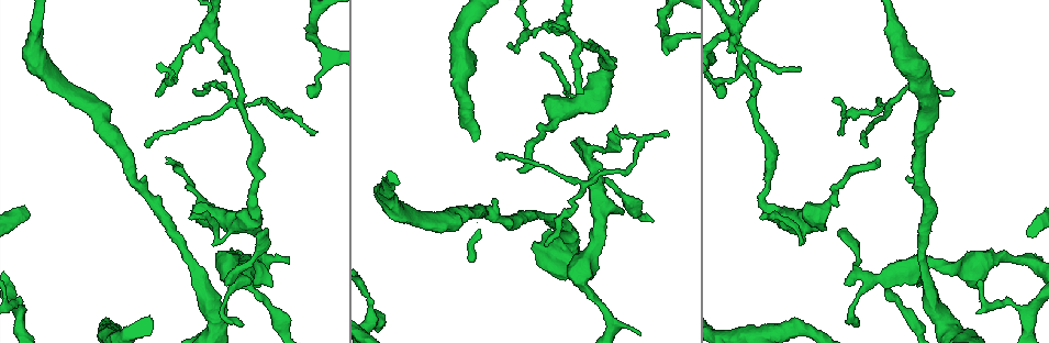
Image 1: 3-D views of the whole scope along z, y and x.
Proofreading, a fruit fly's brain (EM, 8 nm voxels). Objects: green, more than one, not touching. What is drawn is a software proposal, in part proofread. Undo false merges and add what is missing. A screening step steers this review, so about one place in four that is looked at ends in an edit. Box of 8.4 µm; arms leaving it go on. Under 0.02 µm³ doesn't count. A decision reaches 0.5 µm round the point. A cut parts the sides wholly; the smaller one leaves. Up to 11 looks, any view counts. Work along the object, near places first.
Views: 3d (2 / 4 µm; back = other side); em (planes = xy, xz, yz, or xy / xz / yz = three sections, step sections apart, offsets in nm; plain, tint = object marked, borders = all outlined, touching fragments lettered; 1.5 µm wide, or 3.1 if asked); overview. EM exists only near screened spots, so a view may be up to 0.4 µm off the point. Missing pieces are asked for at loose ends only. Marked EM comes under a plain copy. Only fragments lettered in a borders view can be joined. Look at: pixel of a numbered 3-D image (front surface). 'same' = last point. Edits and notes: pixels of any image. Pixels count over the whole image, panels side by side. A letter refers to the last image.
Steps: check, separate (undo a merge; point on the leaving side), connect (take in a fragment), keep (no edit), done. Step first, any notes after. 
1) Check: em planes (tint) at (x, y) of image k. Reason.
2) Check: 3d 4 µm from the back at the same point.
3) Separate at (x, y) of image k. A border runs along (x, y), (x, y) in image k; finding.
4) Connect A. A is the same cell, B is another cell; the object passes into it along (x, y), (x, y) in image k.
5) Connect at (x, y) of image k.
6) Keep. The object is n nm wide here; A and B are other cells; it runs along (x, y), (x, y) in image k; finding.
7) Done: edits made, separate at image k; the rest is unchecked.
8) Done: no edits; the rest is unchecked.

Check: em xz step 8 (borders) at (190, 217) of image 1. An open end.

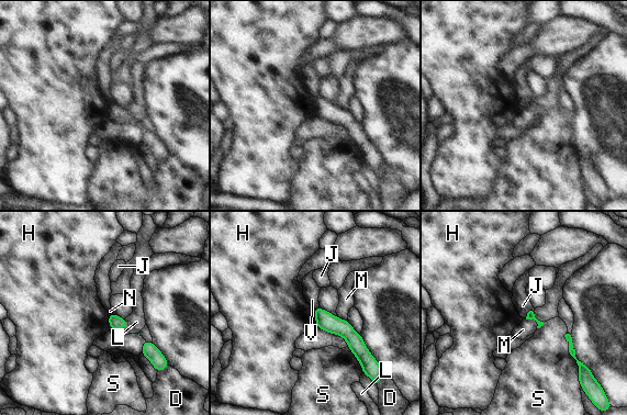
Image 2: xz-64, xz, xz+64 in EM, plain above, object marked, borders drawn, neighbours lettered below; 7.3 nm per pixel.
Keep. The longest contact is with S, 300 nm; D, H, J, L, M, N, S and V are other cells; no lettered fragment goes on from it.

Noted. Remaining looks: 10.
Check: em xz step 4 (tint) at (518, 171) of image 1. Long arm stops here.

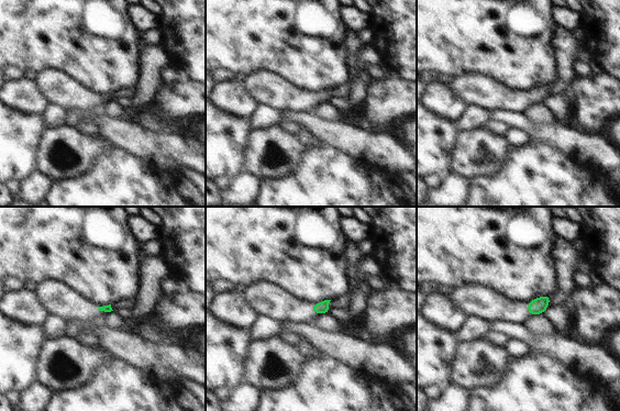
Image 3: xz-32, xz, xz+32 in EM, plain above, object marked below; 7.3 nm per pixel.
Check: em planes (borders) at the same point.

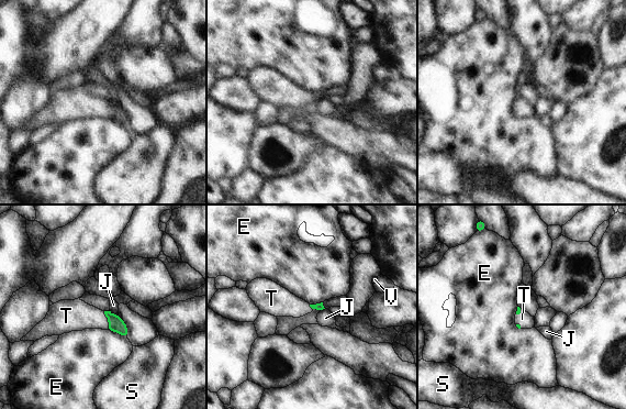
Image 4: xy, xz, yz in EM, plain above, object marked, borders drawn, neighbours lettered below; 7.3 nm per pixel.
Connect T. T is the same cell, E, J, S and V are other cells; the object passes into it along (115, 323), (109, 320), (76, 314) in image 4; the cell continues.

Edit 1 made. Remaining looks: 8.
Check: overview. Redraw.

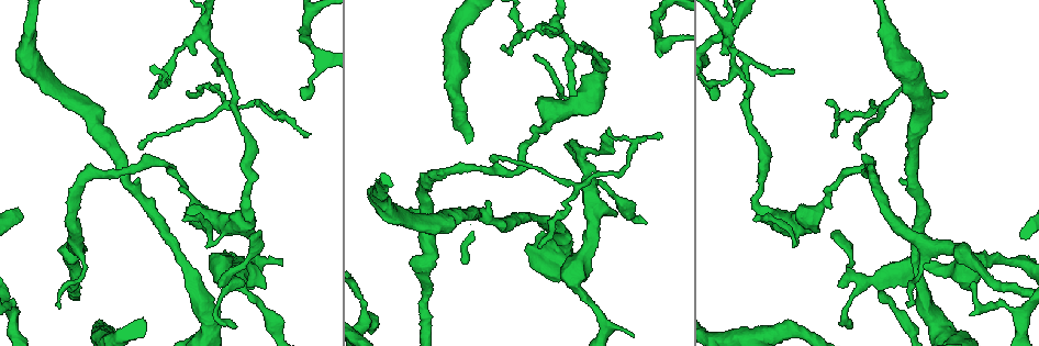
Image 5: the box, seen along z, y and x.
Check: em xy step 4 (tint) at (575, 94) of image 5. Tapers out.

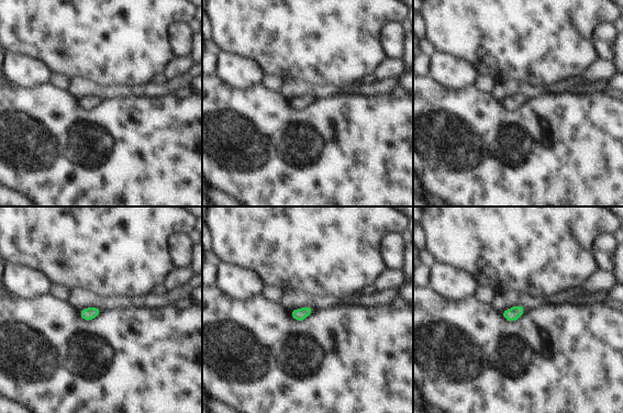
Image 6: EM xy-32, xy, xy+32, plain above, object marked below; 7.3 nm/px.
Check: em xy step 4 (borders) at the same point. What lies round it.

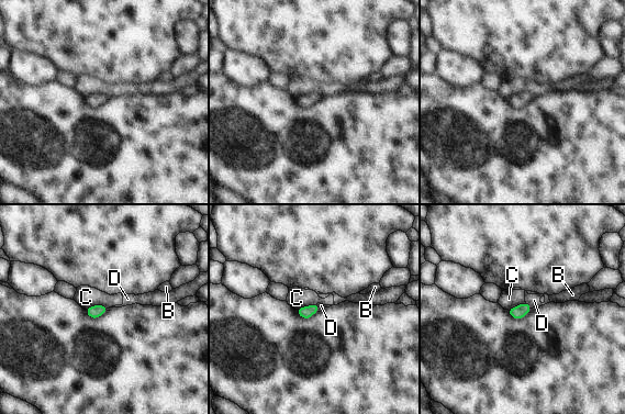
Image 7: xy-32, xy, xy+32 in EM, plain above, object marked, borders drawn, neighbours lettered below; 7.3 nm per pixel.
Keep. B, C and D are other cells; a border runs along (525, 301), (532, 308) in image 7; no lettered fragment goes on from it.

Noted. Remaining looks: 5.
Check: 3d 2 µm at (592, 303) of image 5. Sudden change in width.

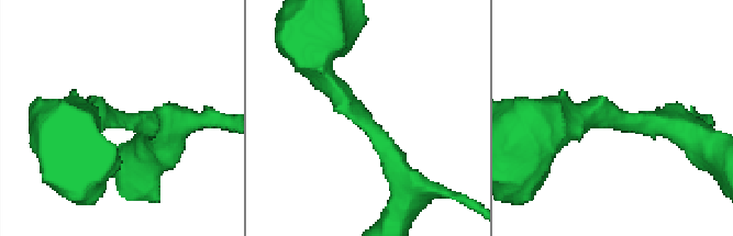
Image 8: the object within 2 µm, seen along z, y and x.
Check: em planes (borders) at (121, 119) of image 8. Shape alone is not enough.

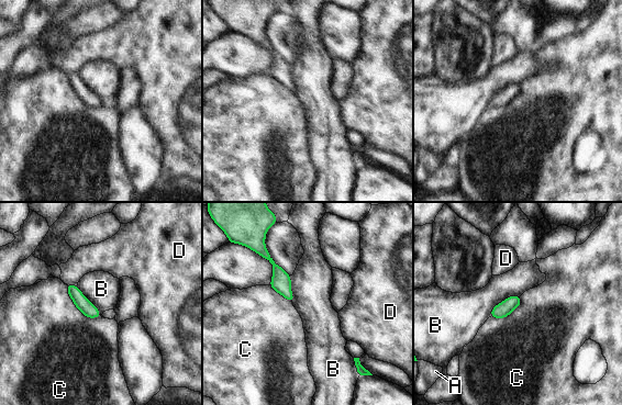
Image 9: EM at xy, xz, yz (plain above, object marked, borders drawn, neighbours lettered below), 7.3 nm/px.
Keep. The object is 100 nm wide here; A, B, C and D are other cells; it runs along (69, 287), (97, 314) in image 9; all the same cell.

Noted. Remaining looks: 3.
Done: edits made, connect at image 4; the rest is unchecked.

